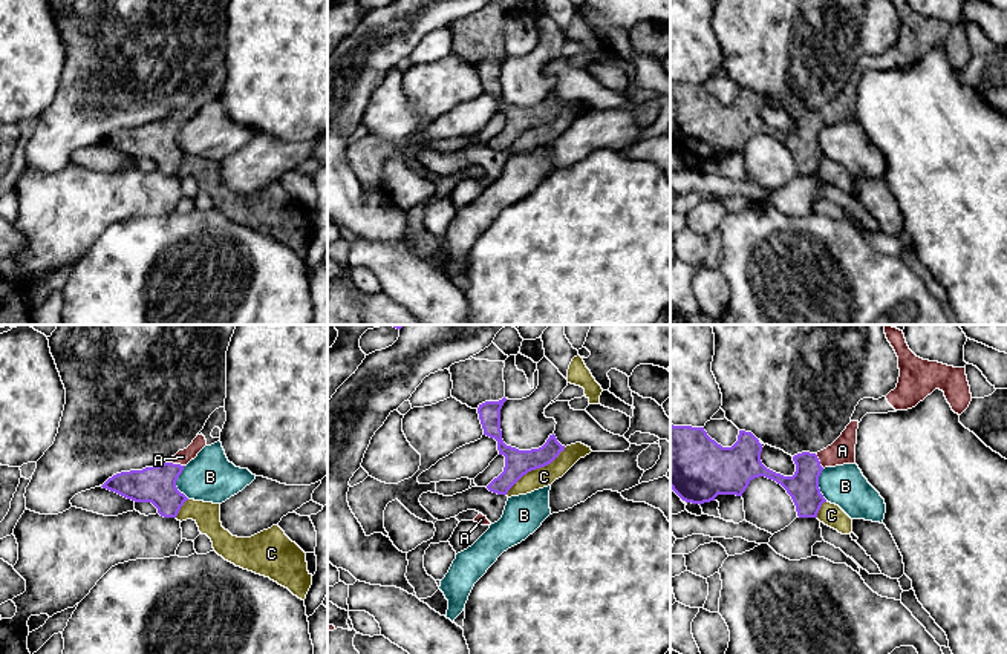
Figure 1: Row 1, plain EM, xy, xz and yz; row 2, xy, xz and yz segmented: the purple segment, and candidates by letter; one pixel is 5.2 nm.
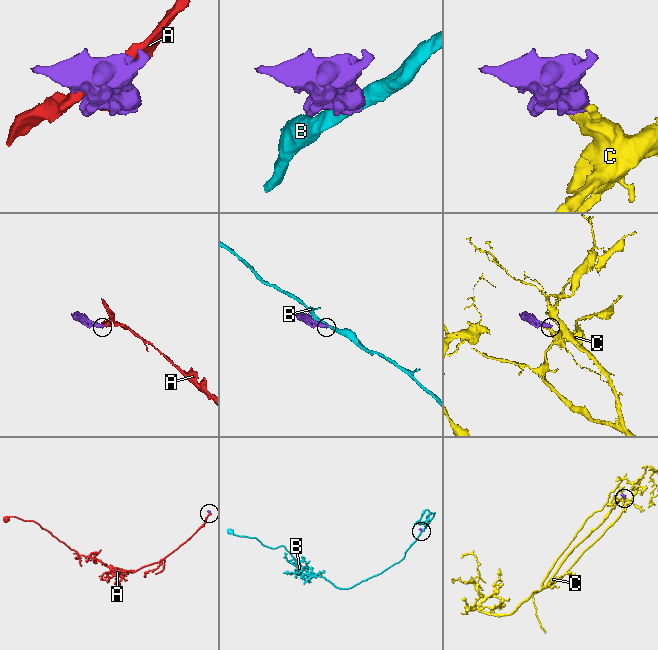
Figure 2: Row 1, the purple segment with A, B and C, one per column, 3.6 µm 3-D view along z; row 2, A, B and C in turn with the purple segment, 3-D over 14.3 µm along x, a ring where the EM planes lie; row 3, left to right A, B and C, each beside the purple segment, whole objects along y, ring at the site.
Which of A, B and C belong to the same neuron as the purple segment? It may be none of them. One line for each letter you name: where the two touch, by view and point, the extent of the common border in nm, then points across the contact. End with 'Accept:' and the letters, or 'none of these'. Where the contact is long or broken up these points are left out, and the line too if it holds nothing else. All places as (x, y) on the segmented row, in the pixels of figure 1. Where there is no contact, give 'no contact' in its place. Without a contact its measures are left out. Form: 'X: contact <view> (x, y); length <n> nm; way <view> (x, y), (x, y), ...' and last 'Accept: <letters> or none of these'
A: contact xy (176, 464); length 100 nm
Accept: A

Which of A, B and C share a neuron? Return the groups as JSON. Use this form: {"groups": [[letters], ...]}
{"groups": [["A"], ["B"], ["C"]]}

